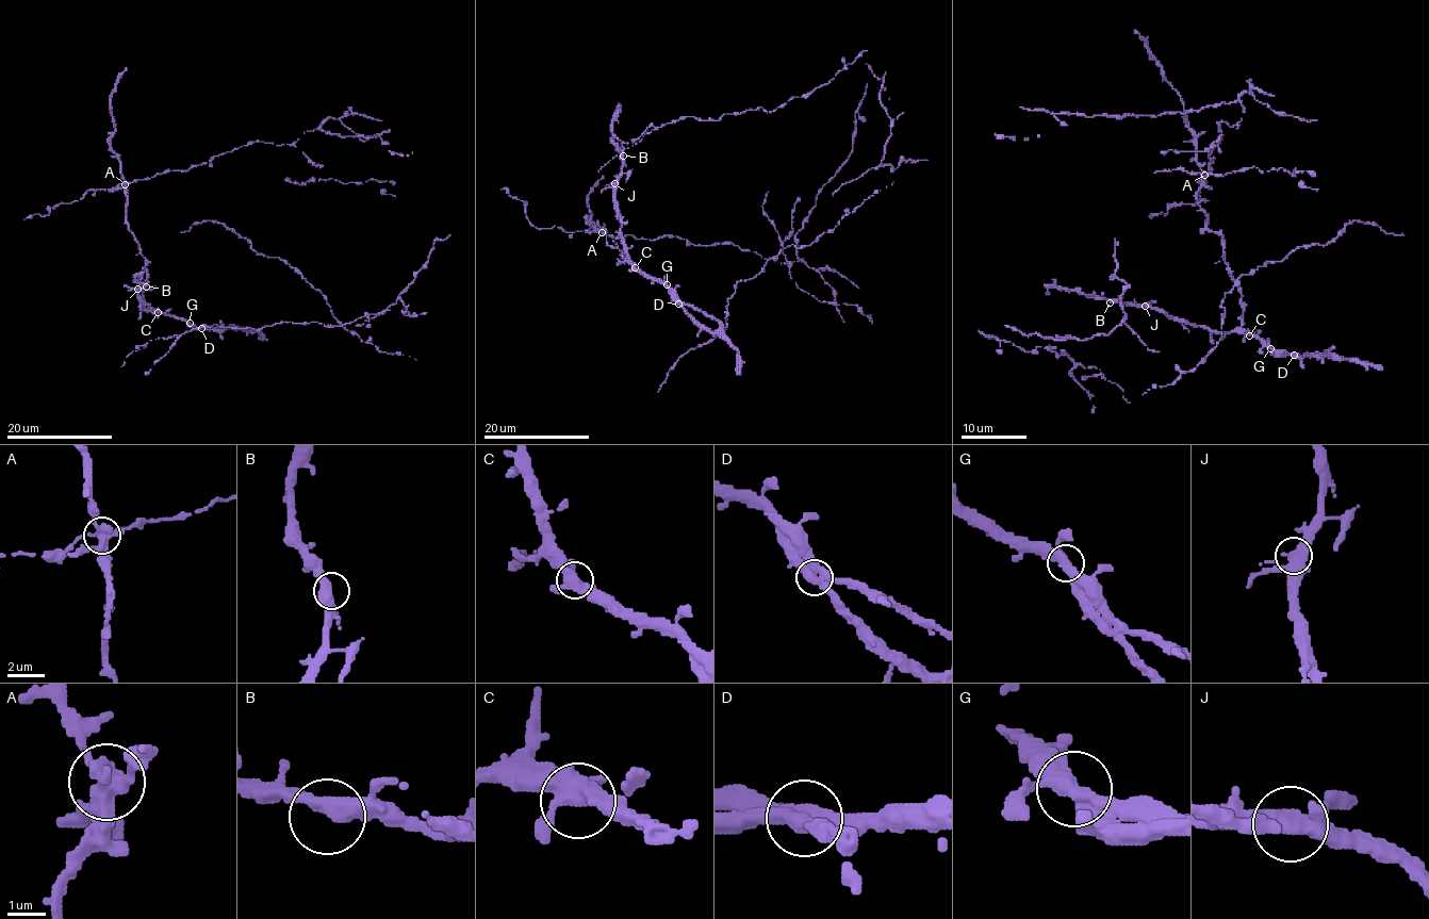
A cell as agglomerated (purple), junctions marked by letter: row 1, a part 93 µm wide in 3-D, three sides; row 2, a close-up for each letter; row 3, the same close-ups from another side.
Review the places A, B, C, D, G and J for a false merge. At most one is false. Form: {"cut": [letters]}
{"cut": []}

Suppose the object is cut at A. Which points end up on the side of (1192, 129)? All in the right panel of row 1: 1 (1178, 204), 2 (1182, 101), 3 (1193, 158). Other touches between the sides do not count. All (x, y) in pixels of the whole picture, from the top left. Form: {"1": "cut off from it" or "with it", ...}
{"1": "cut off from it", "2": "with it", "3": "with it"}

